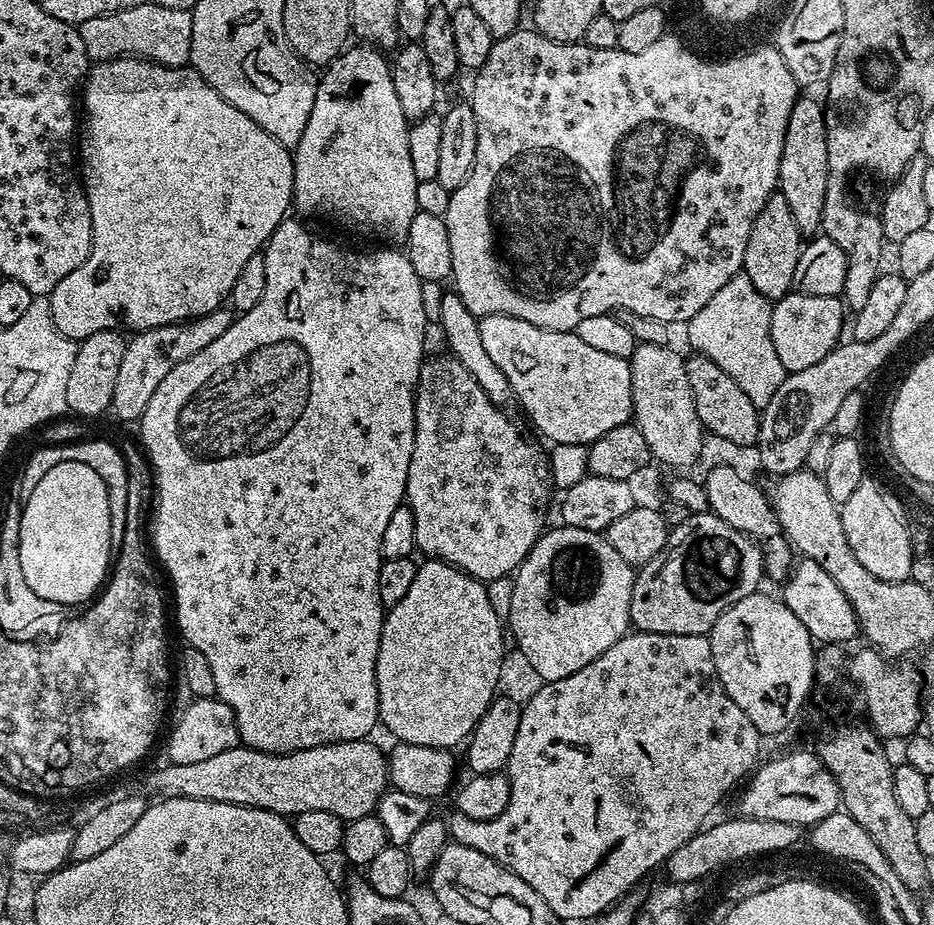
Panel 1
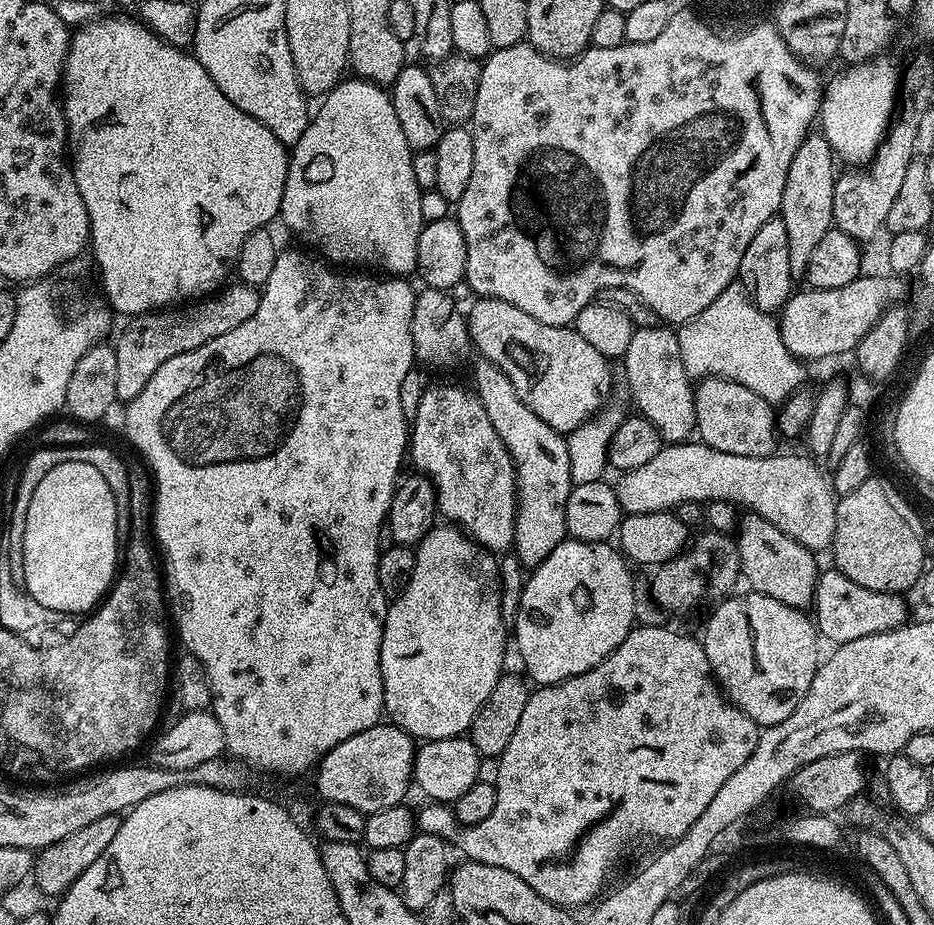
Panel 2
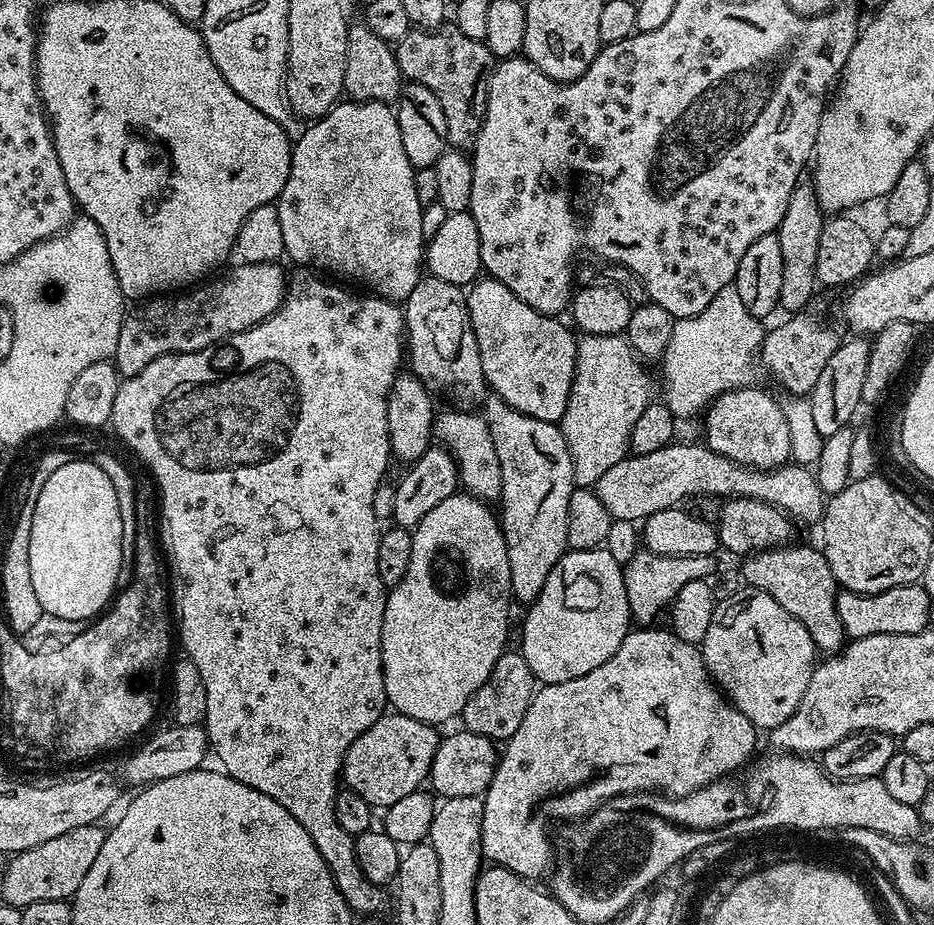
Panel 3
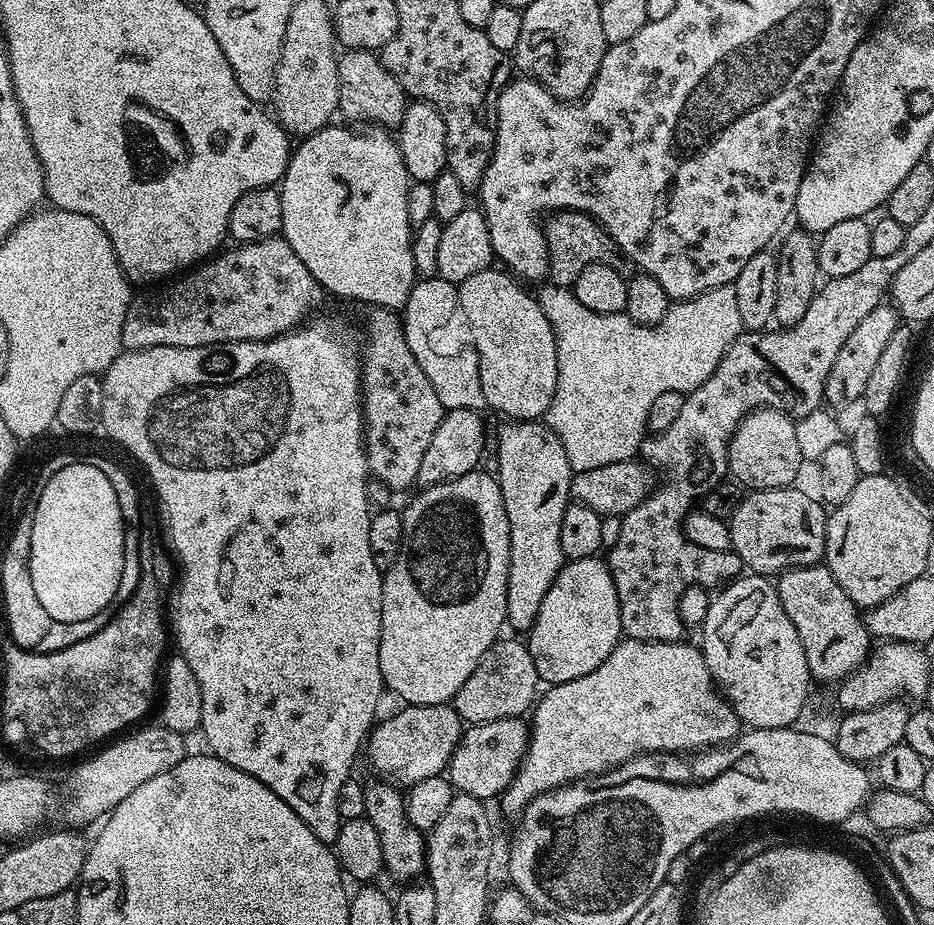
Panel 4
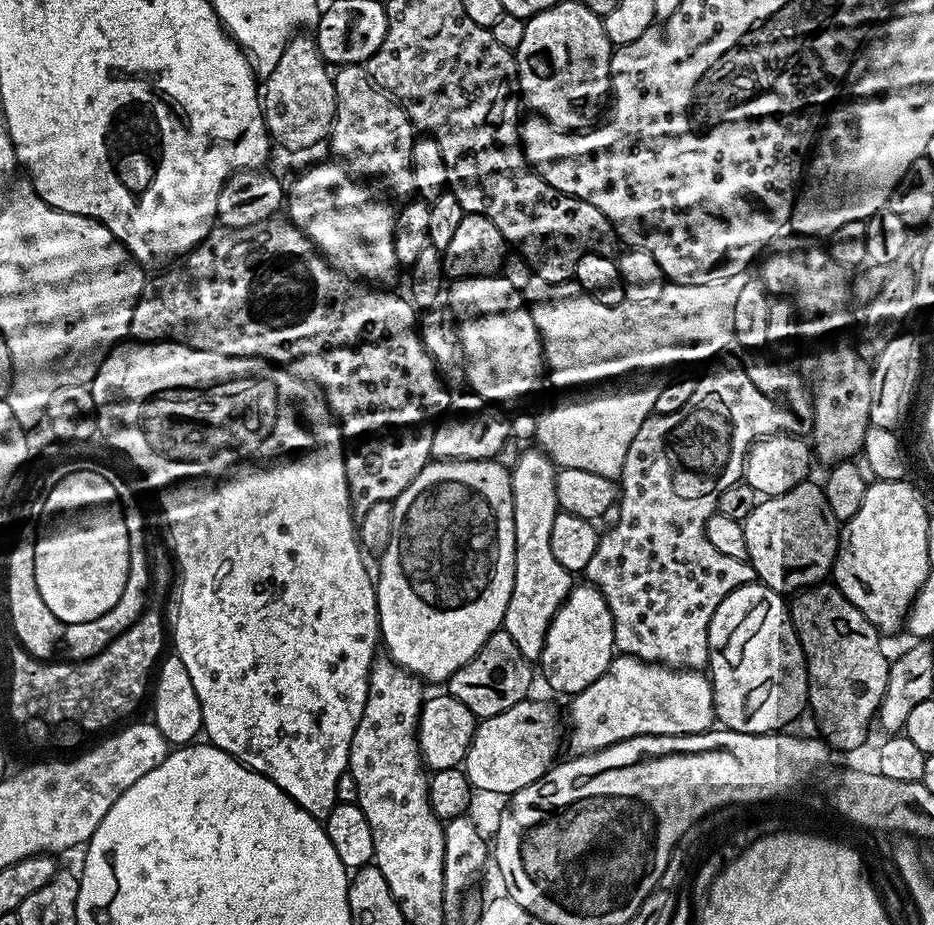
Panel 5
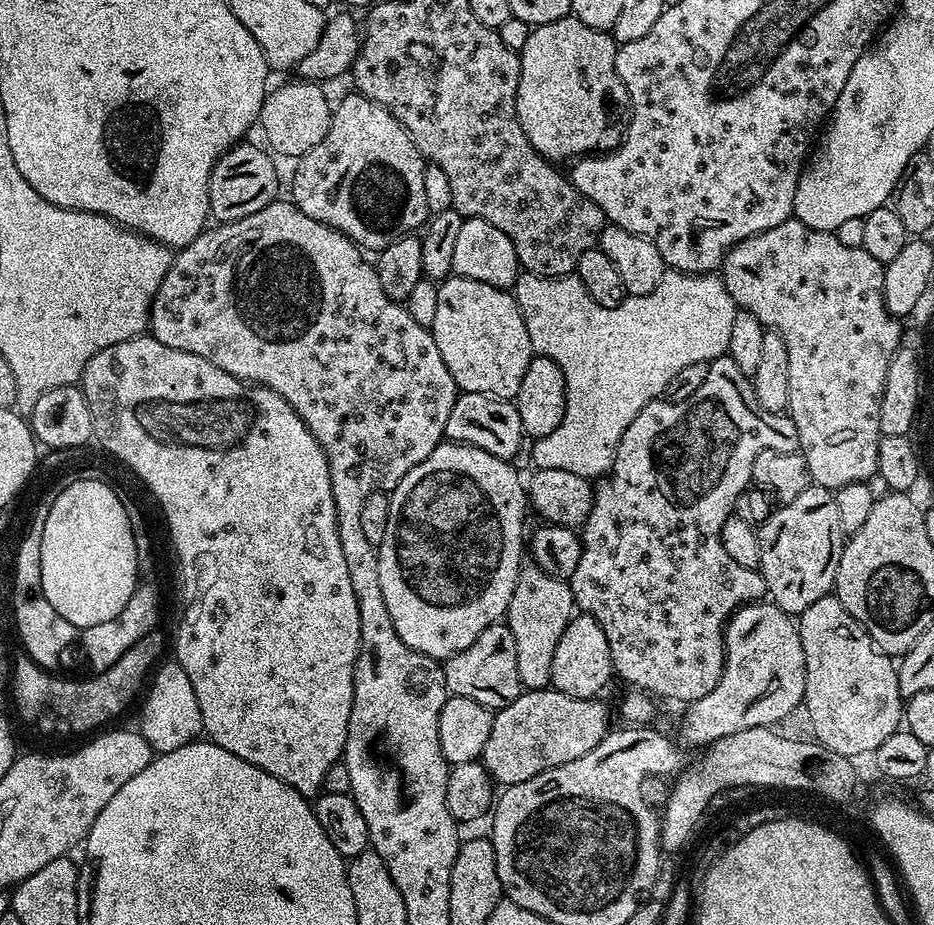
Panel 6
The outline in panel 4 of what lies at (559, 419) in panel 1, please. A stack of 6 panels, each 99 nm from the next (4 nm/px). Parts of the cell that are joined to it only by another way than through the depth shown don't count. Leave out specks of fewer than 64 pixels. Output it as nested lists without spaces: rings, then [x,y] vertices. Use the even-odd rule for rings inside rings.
[[[489,266],[478,274],[470,274],[470,278],[466,278],[458,285],[461,310],[473,330],[474,346],[477,347],[478,366],[481,372],[482,392],[485,394],[487,407],[501,412],[504,418],[539,421],[547,413],[556,393],[558,350],[554,330],[546,314],[542,314],[539,299],[533,293],[531,296],[523,287],[527,288],[523,283],[513,279],[507,271],[496,266]]]

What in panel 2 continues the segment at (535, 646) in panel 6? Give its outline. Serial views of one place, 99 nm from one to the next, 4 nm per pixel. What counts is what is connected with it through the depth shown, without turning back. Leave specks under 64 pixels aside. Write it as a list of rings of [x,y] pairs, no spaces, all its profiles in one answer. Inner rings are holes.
[[[477,359],[472,380],[476,396],[489,416],[498,438],[506,442],[506,450],[516,466],[517,499],[516,521],[514,522],[514,553],[525,564],[525,569],[537,568],[554,550],[554,546],[566,539],[568,527],[564,507],[574,487],[569,472],[568,441],[558,430],[554,430],[514,390],[514,382],[494,362]]]

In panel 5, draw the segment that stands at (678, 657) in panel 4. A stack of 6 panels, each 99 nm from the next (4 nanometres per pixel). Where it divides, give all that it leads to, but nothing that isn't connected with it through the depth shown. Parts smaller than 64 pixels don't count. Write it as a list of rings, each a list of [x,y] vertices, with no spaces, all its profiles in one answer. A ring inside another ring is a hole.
[[[623,654],[613,655],[610,666],[606,666],[606,674],[571,697],[569,704],[572,705],[568,708],[568,716],[566,712],[566,748],[572,756],[585,756],[606,746],[614,746],[614,742],[622,742],[626,738],[689,736],[707,732],[716,720],[712,681],[703,671],[668,668],[665,664],[651,664]]]

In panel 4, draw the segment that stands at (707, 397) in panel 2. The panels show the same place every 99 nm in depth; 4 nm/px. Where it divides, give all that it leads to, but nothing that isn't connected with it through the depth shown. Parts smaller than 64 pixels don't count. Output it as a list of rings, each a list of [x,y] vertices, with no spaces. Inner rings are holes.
[[[765,406],[749,412],[736,428],[732,441],[728,444],[728,471],[735,483],[748,490],[761,488],[791,488],[800,476],[800,467],[805,467],[802,449],[798,447],[796,420],[776,406]]]

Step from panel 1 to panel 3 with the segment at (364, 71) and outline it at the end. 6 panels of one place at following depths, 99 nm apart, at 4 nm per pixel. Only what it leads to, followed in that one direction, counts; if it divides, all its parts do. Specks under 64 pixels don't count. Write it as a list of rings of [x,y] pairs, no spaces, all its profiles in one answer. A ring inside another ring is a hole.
[[[365,100],[363,102],[344,103],[337,103],[336,107],[331,108],[326,115],[311,121],[293,143],[290,178],[286,178],[286,186],[282,190],[280,199],[275,201],[278,218],[282,226],[284,256],[287,259],[292,259],[294,263],[300,264],[296,266],[307,266],[309,269],[319,270],[321,273],[333,272],[334,275],[341,276],[341,278],[336,278],[344,282],[357,280],[358,283],[365,284],[368,287],[365,289],[369,293],[380,296],[384,300],[404,302],[414,286],[418,285],[421,280],[424,253],[426,251],[426,238],[422,234],[422,214],[424,209],[418,202],[418,194],[414,190],[416,169],[413,168],[410,158],[406,158],[406,150],[402,146],[402,134],[398,130],[396,113],[385,101]]]

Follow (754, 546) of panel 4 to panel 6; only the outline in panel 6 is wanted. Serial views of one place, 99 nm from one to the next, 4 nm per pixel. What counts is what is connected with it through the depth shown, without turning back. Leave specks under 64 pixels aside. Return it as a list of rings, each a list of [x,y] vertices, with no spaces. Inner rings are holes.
[[[811,484],[794,502],[780,504],[772,517],[759,525],[759,574],[771,603],[789,616],[799,617],[806,606],[818,602],[835,589],[838,562],[846,543],[842,521],[838,519],[838,502],[833,489]]]

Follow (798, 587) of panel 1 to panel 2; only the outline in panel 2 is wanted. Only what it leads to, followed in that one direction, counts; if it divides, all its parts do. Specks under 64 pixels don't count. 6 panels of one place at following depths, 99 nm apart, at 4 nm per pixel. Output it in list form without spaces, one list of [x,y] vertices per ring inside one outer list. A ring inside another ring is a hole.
[[[839,570],[821,571],[816,577],[816,598],[814,601],[814,623],[821,637],[829,640],[829,645],[854,642],[854,638],[866,638],[866,634],[882,634],[909,623],[908,604],[903,595],[894,592],[866,590]]]

